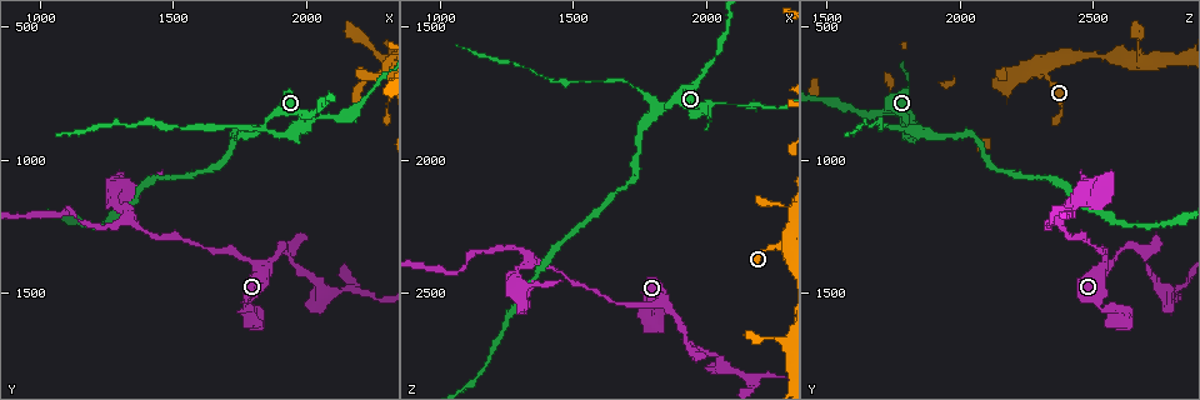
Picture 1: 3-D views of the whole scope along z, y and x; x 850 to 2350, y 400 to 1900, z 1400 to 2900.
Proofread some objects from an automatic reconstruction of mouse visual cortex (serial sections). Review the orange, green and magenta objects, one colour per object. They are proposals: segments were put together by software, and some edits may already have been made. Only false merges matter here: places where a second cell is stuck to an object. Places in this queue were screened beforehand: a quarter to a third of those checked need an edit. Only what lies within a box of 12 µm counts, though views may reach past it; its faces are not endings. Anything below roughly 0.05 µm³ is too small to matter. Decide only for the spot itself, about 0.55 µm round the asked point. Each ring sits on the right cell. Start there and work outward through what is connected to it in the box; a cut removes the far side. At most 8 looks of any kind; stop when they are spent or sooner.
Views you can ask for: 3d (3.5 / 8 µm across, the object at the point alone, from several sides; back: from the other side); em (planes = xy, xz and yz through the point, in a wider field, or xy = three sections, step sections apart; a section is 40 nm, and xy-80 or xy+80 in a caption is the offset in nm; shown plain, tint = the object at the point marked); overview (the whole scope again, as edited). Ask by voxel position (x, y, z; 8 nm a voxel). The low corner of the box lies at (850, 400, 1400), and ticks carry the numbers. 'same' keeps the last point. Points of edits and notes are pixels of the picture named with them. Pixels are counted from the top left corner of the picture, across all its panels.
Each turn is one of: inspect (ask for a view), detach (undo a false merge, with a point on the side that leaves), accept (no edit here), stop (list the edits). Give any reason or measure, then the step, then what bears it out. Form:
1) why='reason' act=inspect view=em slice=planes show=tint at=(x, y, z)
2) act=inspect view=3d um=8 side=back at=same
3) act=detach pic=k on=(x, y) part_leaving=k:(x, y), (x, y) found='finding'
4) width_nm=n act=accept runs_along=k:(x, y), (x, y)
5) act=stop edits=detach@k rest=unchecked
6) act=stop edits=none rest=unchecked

why='sudden change in width' act=inspect view=3d um=3.5 at=(2260, 590, 2660)

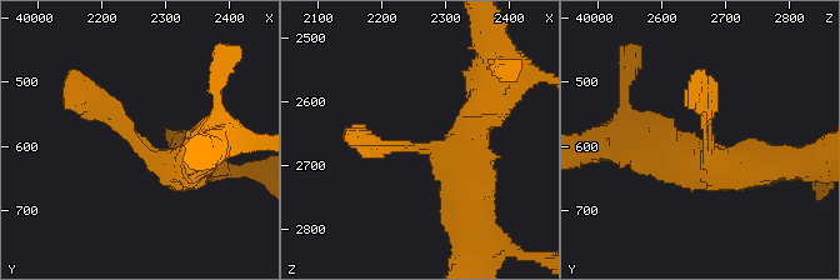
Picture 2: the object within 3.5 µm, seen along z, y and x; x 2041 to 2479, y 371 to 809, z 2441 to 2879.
arm_widths_nm=250,450 act=inspect view=em slice=planes show=tint at=(2255, 585, 2675)

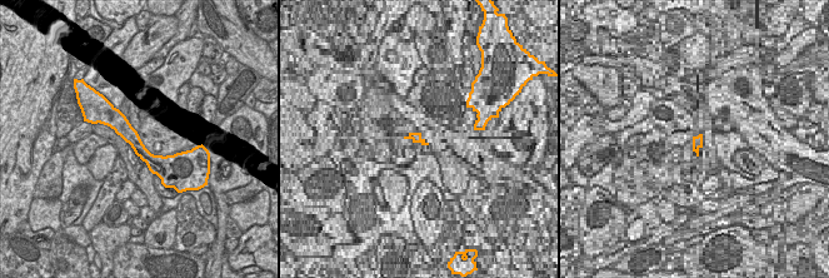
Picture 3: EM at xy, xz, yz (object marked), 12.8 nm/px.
width_nm=200 act=accept runs_along=3:(108, 115), (154, 163), (170, 163) found='continuous, no second cell'

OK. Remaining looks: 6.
why='sharp bend' act=inspect view=3d um=8 at=(1920, 1340, 2670)

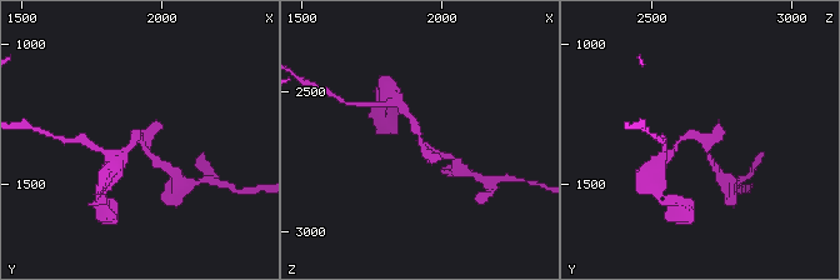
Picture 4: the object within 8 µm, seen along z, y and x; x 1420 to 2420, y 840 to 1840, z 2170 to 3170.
why='now the EM' act=inspect view=em slice=planes show=tint at=(1920, 1340, 2670)

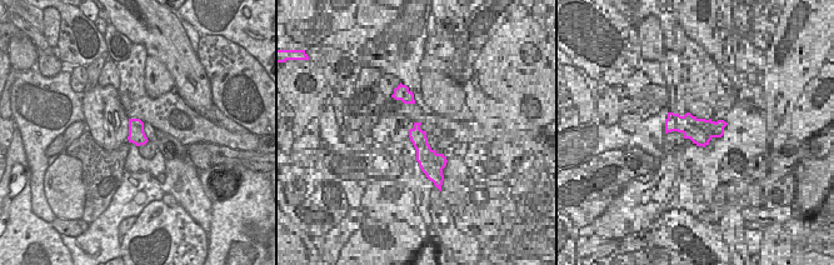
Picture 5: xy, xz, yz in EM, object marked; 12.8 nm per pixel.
act=accept runs_along=4:(410, 115), (421, 143), (441, 153) found='continuous, no second cell'

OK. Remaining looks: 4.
why='a fork' act=inspect view=3d um=3.5 at=(2150, 1480, 2820)

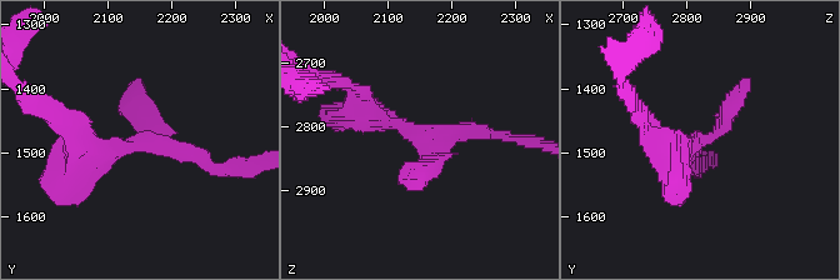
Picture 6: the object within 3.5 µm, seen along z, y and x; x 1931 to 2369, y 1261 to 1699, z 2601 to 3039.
arms=3 arm_widths_nm=200,250,350 why='shape alone is not enough' act=inspect view=em slice=xy step=1 show=tint at=(2160, 1480, 2820)

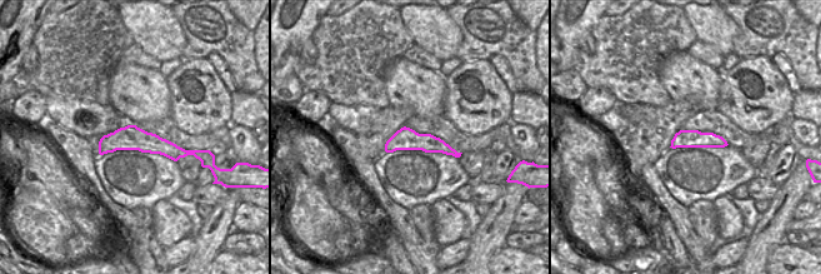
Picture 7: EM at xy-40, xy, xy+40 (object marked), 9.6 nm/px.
act=inspect view=em slice=xy step=3 show=tint at=same

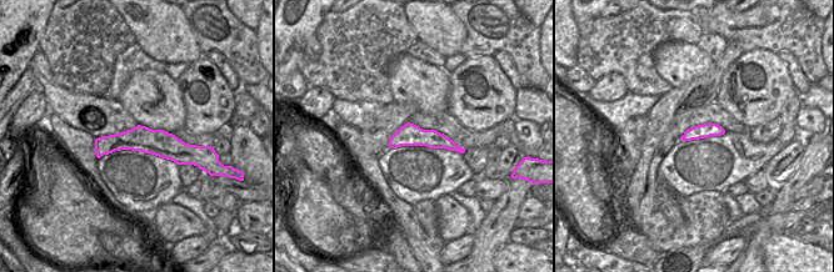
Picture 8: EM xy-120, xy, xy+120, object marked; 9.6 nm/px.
act=accept runs_along=6:(663, 145), (710, 138), (746, 84) found='continuous, no second cell'

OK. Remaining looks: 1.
act=stop edits=none rest=unchecked

